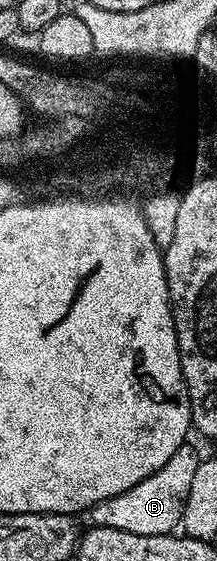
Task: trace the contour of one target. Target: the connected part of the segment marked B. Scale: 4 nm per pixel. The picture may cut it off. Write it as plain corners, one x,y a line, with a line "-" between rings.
191,444
179,446
174,456
170,456
170,460
166,460
166,464
162,464
154,476
146,476
142,484
134,484
134,488
126,488
126,492
118,492
118,496
110,496
93,506
90,511
91,525
122,528
122,532
134,532
138,536
173,533
181,525
183,508
190,495
190,484
201,461
201,455
196,455

